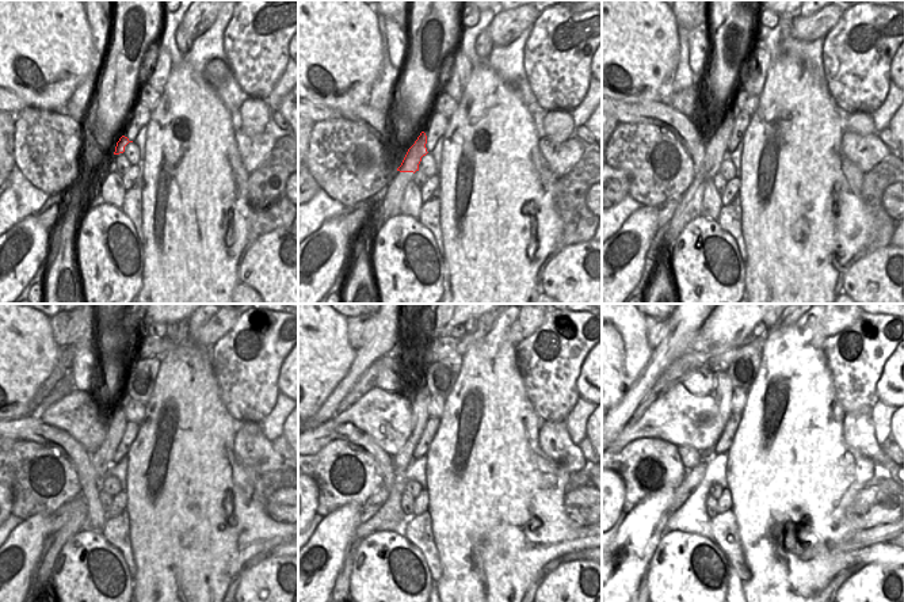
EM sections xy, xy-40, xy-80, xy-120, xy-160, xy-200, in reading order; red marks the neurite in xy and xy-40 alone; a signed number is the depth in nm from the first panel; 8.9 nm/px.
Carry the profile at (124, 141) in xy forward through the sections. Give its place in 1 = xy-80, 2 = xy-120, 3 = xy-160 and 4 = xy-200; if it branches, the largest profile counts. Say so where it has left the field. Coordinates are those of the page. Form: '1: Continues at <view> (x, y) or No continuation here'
1: Continues at xy-80 (716, 148)
2: Continues at xy-120 (110, 439)
3: Continues at xy-160 (403, 458)
4: Continues at xy-200 (723, 391)

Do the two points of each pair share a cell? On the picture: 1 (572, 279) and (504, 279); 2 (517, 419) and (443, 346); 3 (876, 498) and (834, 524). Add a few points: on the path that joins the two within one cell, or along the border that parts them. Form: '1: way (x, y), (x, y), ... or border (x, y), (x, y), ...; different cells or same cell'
1: border (560, 250), (546, 265); different cells
2: border (485, 335), (477, 339), (461, 355); different cells
3: border (865, 487), (851, 503), (851, 522), (857, 530); different cells

